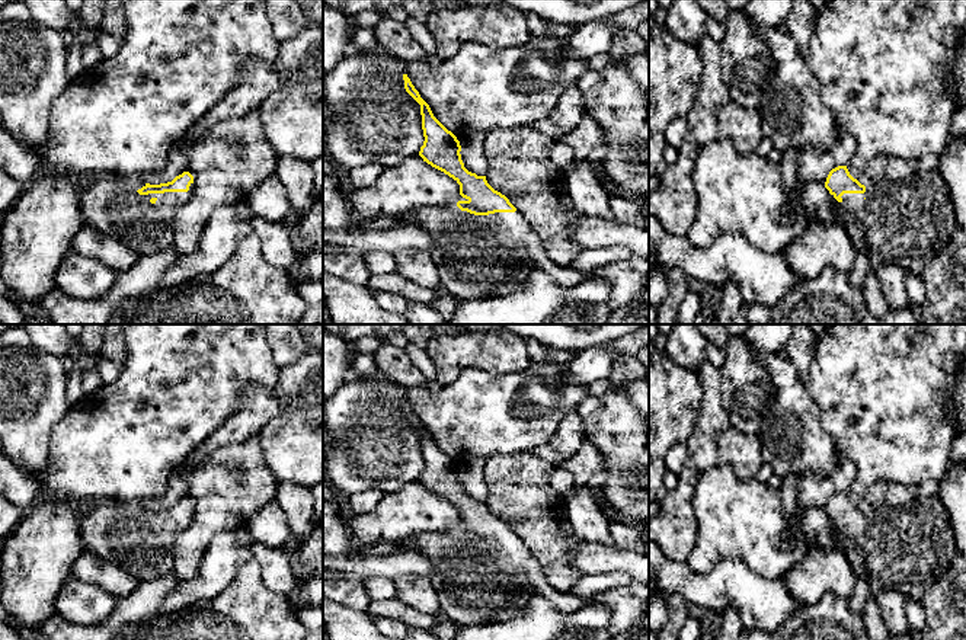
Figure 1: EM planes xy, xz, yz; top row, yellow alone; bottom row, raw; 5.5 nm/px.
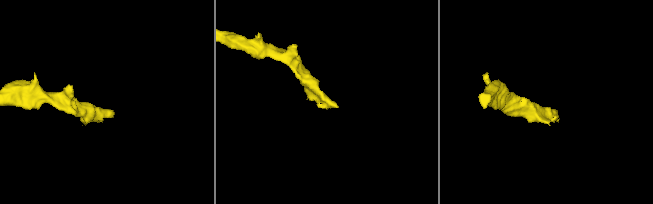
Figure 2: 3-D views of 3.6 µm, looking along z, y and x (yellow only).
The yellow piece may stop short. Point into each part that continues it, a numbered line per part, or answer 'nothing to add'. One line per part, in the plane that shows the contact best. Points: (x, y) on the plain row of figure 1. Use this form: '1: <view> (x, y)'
1: xz (474, 582)

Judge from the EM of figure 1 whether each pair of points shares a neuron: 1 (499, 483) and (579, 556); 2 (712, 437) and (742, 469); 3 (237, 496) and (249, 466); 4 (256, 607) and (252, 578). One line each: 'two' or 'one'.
1: two
2: one
3: one
4: one

